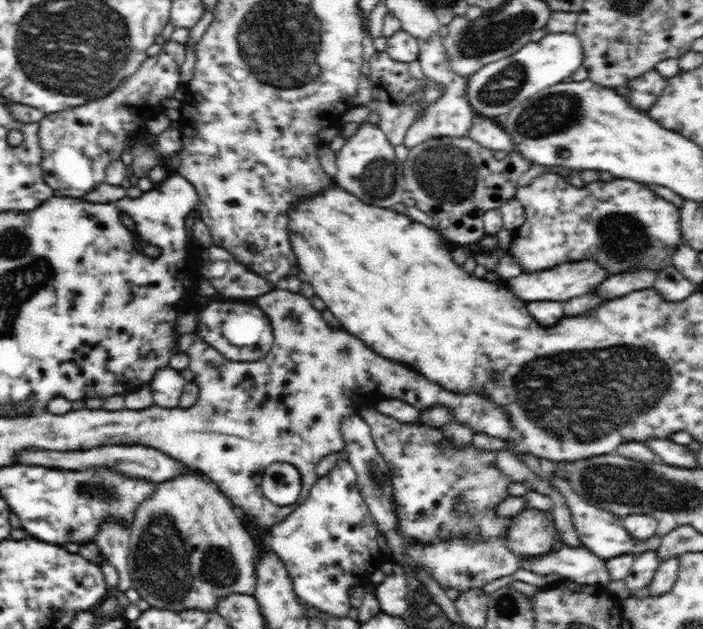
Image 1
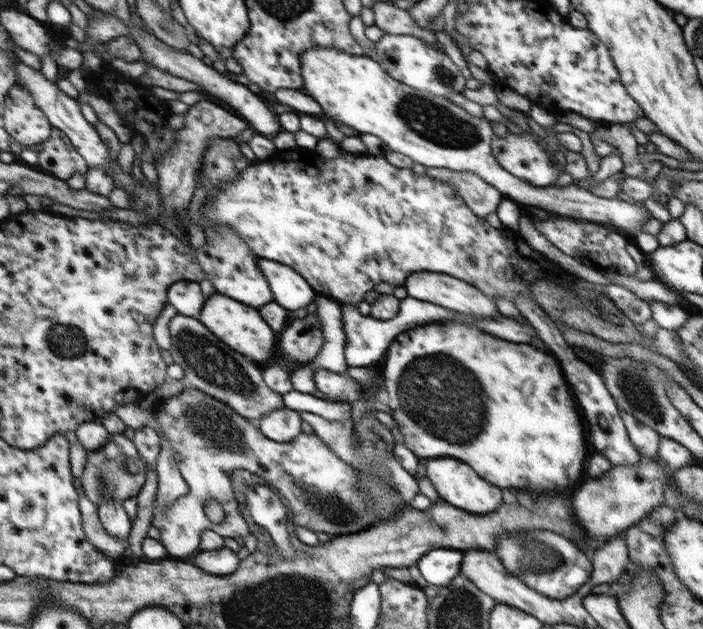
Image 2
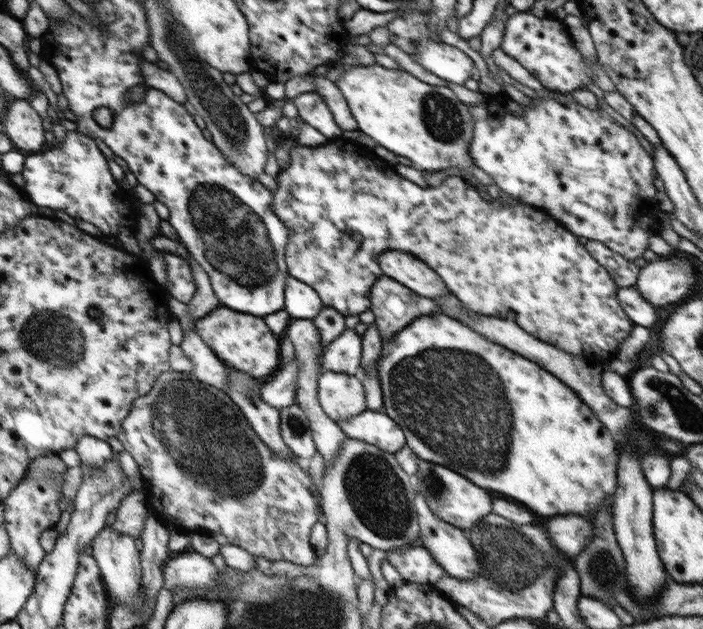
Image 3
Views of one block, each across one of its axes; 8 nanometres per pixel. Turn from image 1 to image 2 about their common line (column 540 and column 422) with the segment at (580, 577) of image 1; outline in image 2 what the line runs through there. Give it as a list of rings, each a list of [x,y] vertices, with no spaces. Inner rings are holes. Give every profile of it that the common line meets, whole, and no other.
[[[437,548],[421,556],[417,566],[426,581],[446,587],[460,573],[463,551]]]

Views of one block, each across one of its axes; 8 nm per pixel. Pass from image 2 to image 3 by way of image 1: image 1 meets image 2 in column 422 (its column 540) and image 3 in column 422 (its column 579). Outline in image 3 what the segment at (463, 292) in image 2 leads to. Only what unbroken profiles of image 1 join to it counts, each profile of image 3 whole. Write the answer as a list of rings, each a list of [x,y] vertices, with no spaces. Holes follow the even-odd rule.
[[[390,250],[378,256],[378,265],[386,276],[410,288],[418,296],[434,300],[452,294],[446,288],[446,282],[432,268],[428,268],[423,260],[410,256],[410,253]]]

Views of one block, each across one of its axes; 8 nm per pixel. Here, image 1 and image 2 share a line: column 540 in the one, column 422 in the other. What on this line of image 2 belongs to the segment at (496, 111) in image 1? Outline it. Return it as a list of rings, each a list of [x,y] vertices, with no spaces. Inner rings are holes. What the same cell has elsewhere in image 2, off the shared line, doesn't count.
[[[385,34],[375,45],[374,56],[382,70],[416,90],[423,90],[435,94],[438,98],[450,100],[452,92],[462,93],[465,89],[466,78],[452,59],[444,51],[440,51],[436,46],[420,38],[410,35]]]

